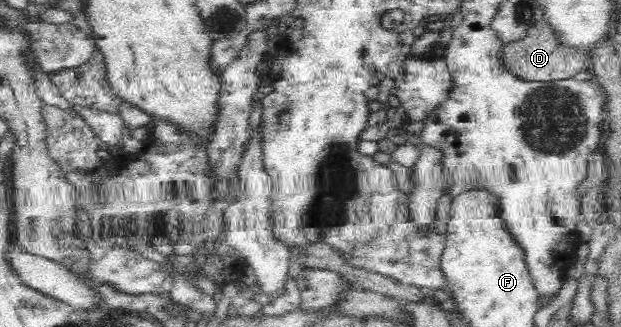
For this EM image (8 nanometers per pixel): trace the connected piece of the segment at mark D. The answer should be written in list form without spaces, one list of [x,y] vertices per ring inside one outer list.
[[[545,18],[529,28],[524,38],[512,44],[504,44],[500,52],[499,64],[502,68],[523,81],[564,80],[573,78],[577,73],[587,69],[585,56],[581,55],[581,52],[573,52],[569,51],[569,48],[561,47]]]

